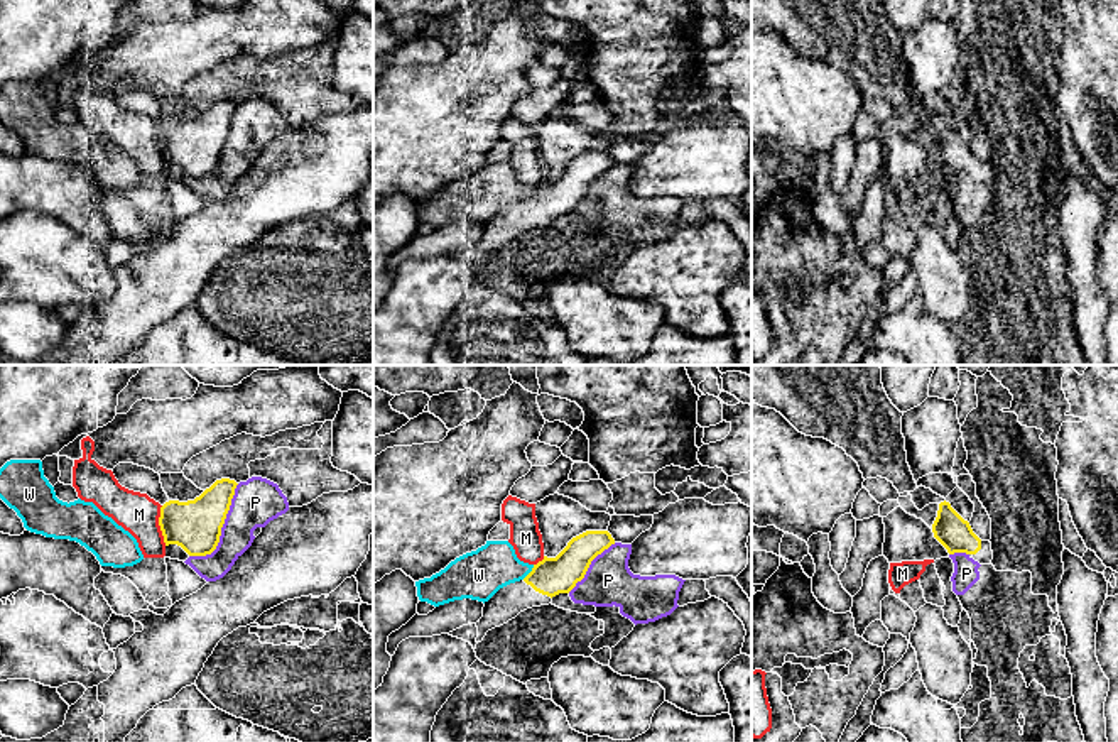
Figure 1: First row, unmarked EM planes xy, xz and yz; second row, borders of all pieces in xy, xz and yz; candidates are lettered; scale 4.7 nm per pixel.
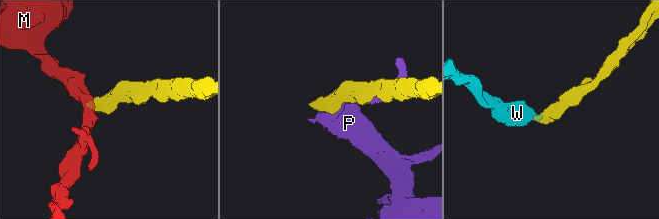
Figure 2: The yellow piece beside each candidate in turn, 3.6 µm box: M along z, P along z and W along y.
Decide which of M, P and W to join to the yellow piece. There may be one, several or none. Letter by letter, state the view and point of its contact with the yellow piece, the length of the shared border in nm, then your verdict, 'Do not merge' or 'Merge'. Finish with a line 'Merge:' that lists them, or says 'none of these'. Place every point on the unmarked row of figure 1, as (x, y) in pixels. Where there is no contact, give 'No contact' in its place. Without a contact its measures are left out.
M: Touches yellow at xy (159, 146). Shared border 190 nm. Do not merge
P: Touches yellow at xy (220, 151). Shared border 420 nm. Do not merge
W: Touches yellow at xz (531, 193). Shared border 90 nm. Do not merge
Merge: none of these

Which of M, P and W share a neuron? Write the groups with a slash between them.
M / P W

